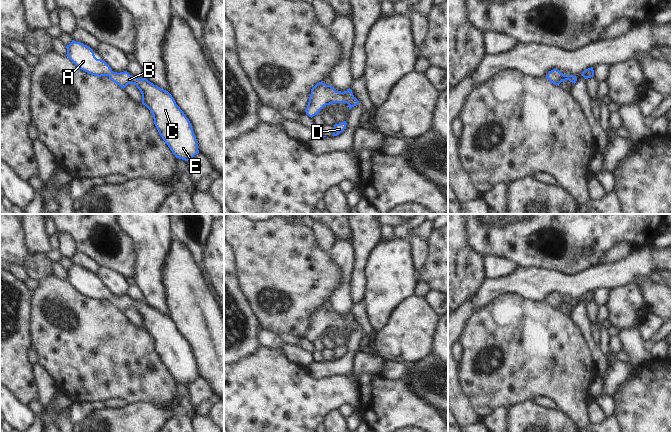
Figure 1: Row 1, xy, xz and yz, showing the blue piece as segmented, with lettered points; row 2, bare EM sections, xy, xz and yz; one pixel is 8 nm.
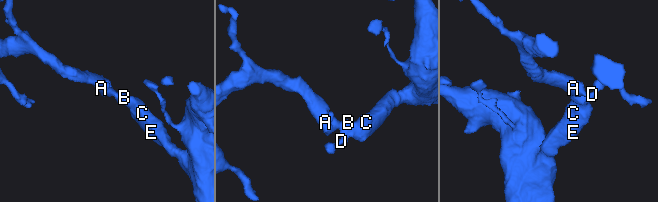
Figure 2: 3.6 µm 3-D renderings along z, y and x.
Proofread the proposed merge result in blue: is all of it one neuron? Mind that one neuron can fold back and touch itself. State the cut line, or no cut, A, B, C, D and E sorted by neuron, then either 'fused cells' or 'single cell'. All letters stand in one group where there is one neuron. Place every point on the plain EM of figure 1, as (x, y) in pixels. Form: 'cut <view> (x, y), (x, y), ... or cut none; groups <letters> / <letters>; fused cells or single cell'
cut none; groups A B C D E; single cell

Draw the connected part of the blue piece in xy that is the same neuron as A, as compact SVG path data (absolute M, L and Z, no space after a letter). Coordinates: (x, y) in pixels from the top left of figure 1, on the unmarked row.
M72 264L66 272L66 280L79 293L97 301L108 300L123 313L128 308L135 308L142 318L142 328L151 335L160 360L176 382L188 385L199 377L189 343L168 315L146 302L133 301L127 295L113 296L105 285L97 283L92 273L83 267Z

